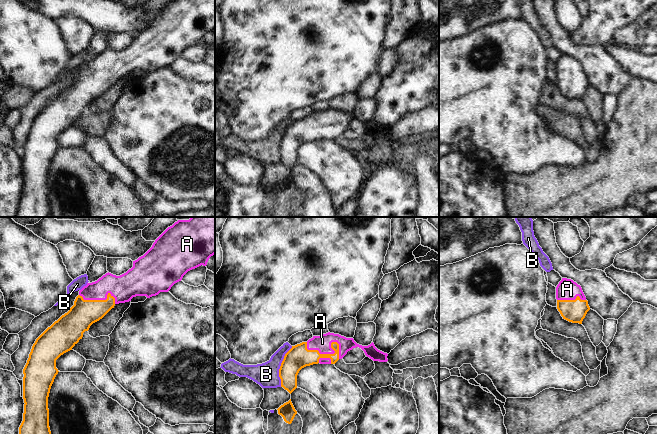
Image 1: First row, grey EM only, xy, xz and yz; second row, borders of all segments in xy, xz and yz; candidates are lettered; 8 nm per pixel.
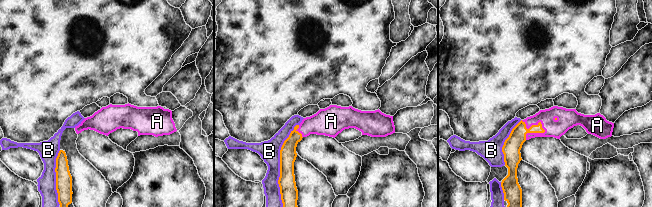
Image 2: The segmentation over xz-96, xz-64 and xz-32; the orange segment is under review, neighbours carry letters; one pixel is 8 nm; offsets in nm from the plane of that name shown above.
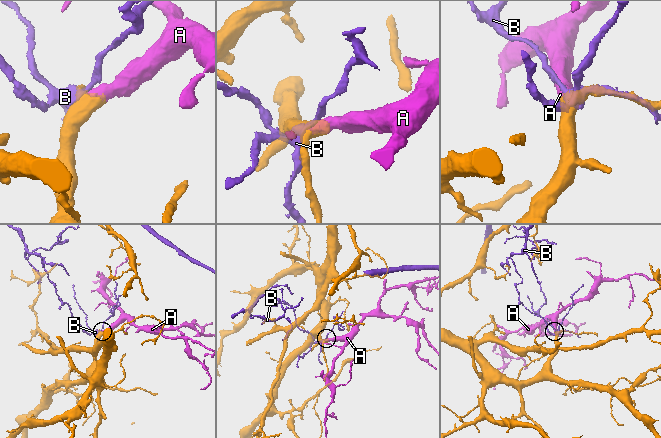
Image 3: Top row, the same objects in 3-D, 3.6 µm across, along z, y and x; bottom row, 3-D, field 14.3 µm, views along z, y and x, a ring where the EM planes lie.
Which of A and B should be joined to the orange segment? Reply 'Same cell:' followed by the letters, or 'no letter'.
Same cell: A

